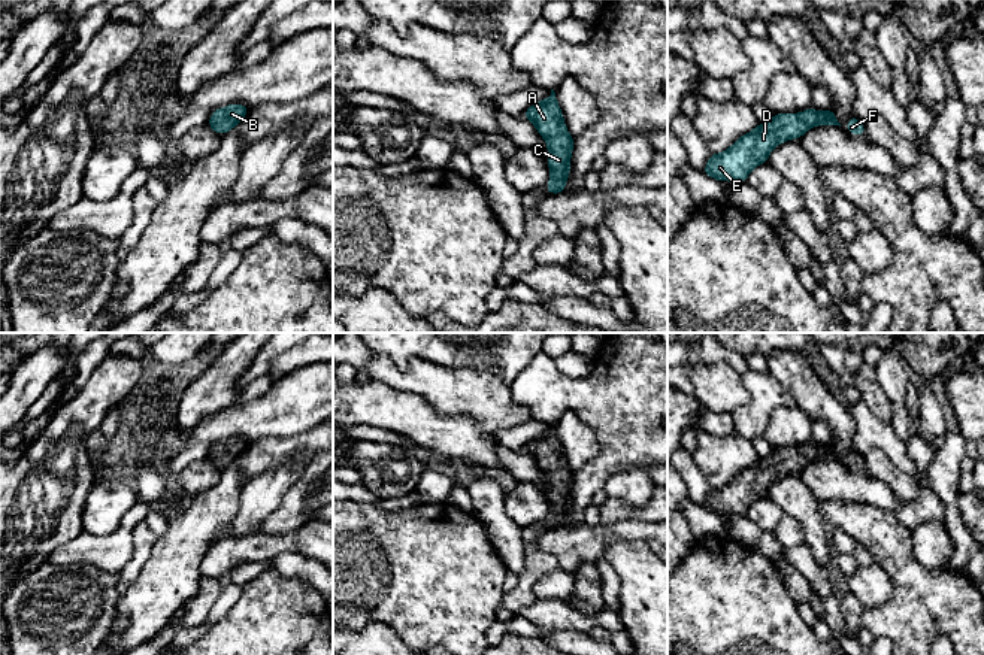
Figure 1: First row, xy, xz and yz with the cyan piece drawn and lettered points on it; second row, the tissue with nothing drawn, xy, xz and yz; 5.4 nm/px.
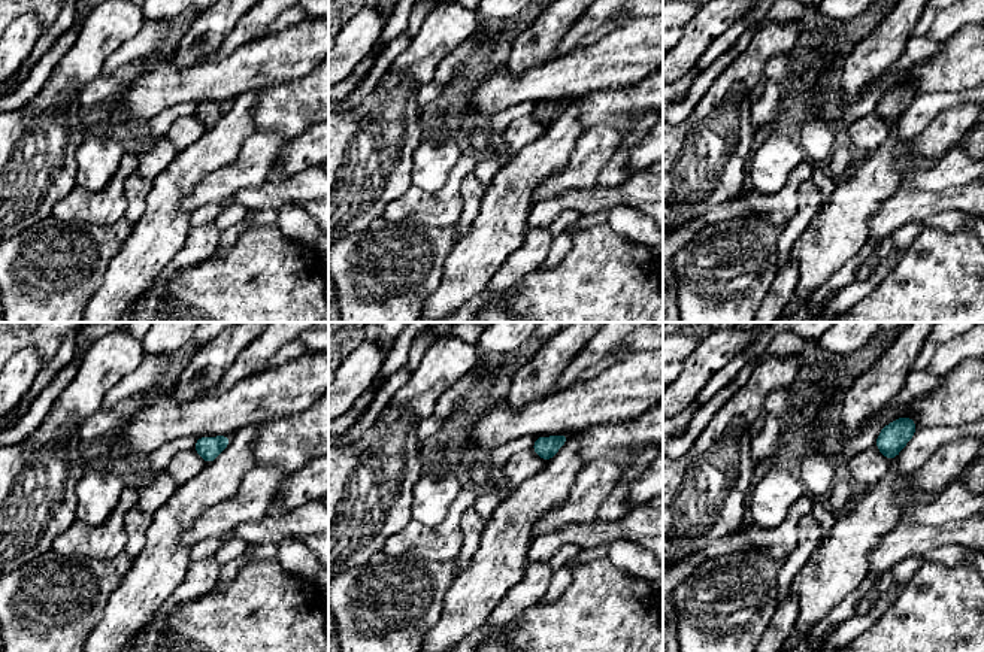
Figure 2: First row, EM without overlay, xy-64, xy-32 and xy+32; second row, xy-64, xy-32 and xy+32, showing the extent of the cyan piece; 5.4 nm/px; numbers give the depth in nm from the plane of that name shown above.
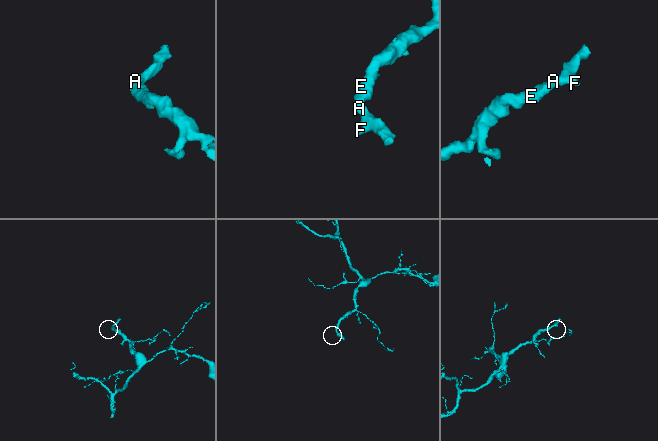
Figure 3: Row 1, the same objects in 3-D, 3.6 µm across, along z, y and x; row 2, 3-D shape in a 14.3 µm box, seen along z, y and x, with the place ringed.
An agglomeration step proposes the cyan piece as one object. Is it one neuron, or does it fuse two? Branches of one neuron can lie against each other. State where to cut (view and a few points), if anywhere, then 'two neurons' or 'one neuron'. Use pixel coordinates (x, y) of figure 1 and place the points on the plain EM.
no cut | one neuron

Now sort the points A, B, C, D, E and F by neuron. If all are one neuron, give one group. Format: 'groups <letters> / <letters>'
groups A B C D E F

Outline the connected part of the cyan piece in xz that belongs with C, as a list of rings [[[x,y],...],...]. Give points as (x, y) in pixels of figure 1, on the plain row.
[[[554,424],[548,433],[533,439],[523,449],[535,458],[538,467],[547,474],[549,486],[547,497],[551,504],[547,525],[549,528],[563,527],[570,506],[573,470],[566,466]]]

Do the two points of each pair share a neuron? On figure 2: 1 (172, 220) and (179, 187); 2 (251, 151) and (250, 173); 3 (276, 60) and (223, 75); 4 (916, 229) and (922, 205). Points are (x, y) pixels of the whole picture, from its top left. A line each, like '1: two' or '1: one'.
1: one
2: one
3: one
4: two

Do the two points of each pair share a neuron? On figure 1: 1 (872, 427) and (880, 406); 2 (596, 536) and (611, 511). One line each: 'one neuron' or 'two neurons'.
1: two neurons
2: two neurons

